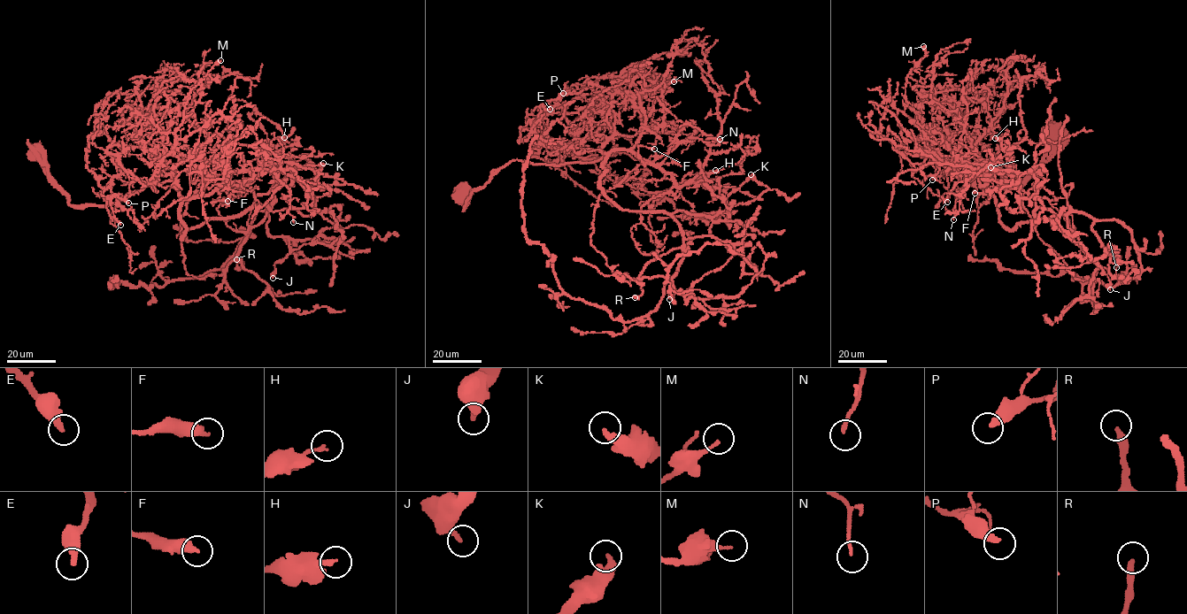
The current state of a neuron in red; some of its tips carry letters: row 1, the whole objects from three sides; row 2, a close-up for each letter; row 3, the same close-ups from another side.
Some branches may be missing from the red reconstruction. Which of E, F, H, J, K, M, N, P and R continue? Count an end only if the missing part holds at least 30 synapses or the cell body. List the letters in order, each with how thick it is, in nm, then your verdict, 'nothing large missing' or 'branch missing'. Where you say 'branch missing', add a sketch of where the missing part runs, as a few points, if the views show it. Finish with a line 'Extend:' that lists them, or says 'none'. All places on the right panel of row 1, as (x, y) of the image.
E: 400 nm | nothing large missing
F: 400 nm | nothing large missing
H: 170 nm | nothing large missing
J: 300 nm | nothing large missing
K: 400 nm | nothing large missing
M: 160 nm | nothing large missing
N: 150 nm | nothing large missing
P: 300 nm | nothing large missing
R: 300 nm | nothing large missing
Extend: none

